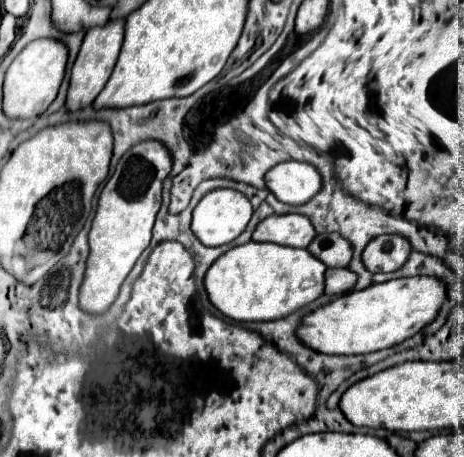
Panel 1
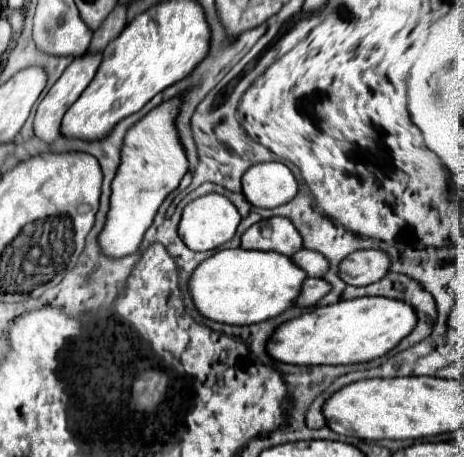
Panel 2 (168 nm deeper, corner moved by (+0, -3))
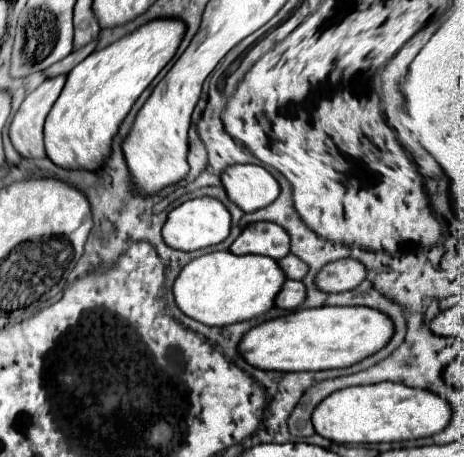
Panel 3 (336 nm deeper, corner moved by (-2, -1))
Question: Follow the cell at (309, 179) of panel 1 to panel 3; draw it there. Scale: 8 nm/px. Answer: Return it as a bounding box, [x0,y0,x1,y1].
[221,165,281,213]

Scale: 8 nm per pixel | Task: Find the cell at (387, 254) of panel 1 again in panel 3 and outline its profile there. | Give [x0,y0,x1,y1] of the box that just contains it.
[317,257,367,293]

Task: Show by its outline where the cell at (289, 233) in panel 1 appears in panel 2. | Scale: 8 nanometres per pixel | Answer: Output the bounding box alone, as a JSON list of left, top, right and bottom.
[241,217,301,257]

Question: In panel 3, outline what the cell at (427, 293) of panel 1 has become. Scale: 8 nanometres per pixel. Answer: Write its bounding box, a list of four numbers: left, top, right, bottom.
[239,307,395,371]

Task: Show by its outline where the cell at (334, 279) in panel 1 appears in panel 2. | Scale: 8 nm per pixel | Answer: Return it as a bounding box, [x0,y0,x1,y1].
[295,279,329,307]

